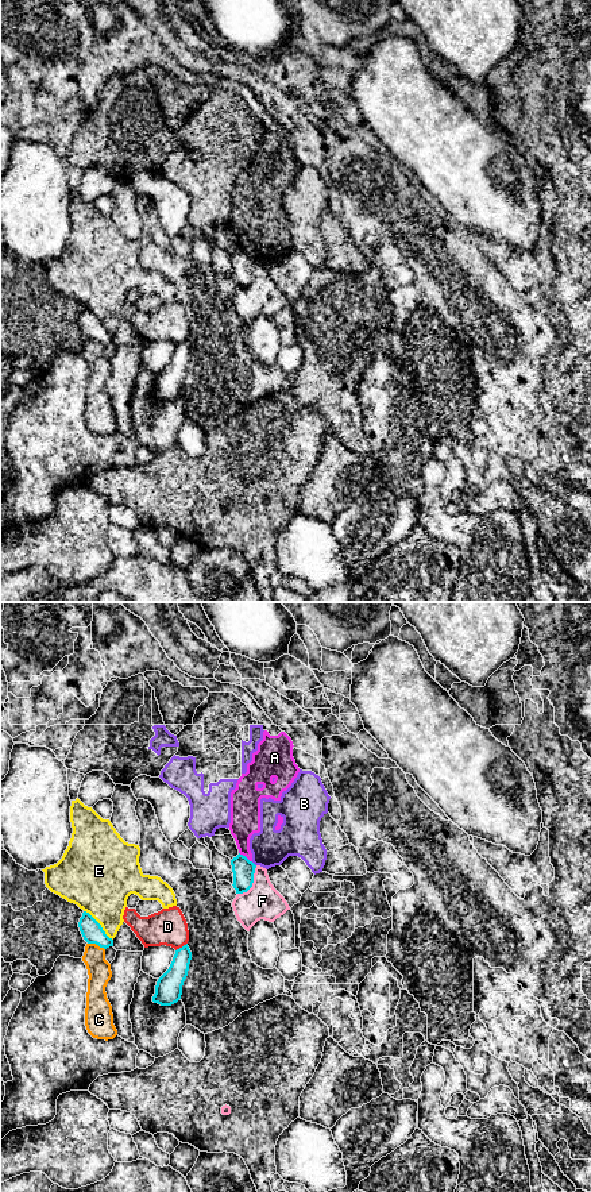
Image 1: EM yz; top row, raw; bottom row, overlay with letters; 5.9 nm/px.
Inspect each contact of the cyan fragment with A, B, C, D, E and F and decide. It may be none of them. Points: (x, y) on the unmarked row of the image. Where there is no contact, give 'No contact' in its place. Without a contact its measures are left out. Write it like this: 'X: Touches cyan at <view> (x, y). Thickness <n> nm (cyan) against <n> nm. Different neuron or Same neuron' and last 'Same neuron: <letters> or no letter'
A: Touches cyan at yz (244, 251). Thickness 130 nm (cyan) against 180 nm. Different neuron
B: Touches cyan at yz (254, 259). Thickness 130 nm (cyan) against 220 nm. Different neuron
C: Touches cyan at yz (96, 339). Thickness 130 nm (cyan) against 140 nm. Different neuron
D: Touches cyan at yz (182, 342). Thickness 160 nm (cyan) against 220 nm. Different neuron
E: Touches cyan at yz (100, 320). Thickness 130 nm (cyan) against 380 nm. Different neuron
F: Touches cyan at yz (252, 277). Thickness 130 nm (cyan) against 220 nm. Different neuron
Same neuron: no letter

